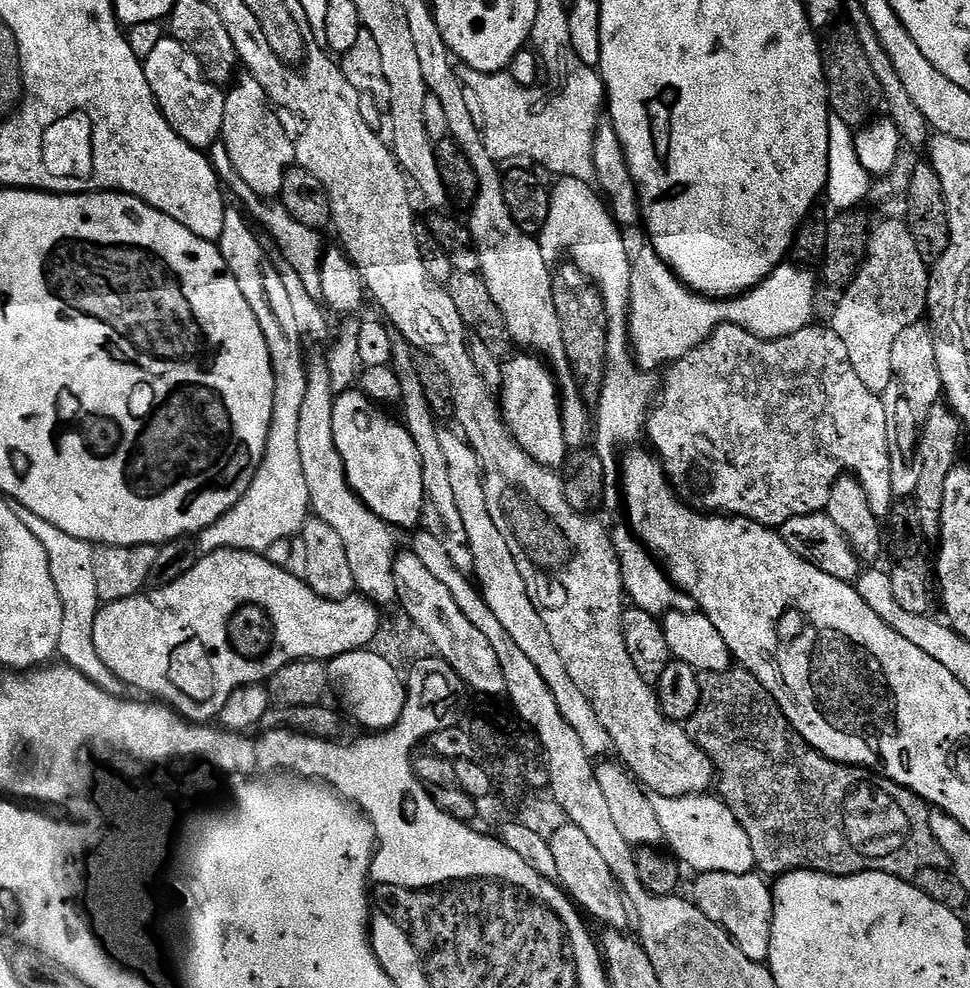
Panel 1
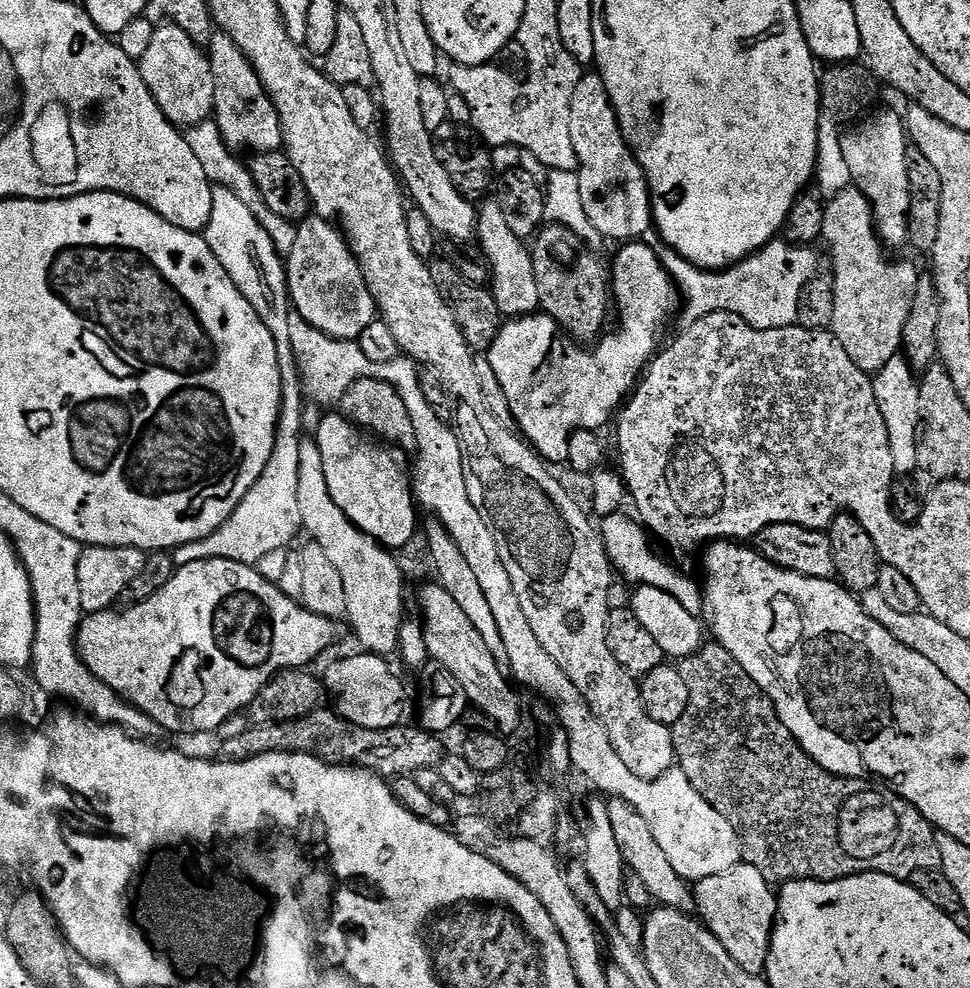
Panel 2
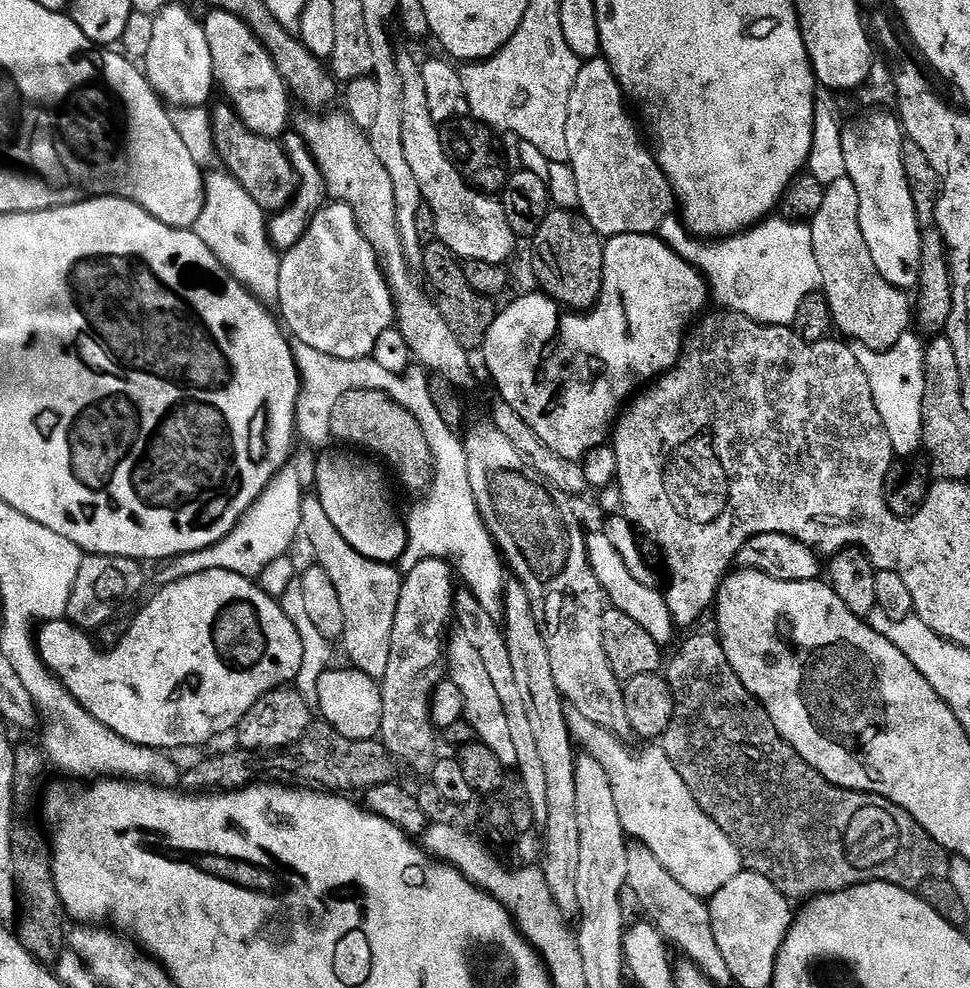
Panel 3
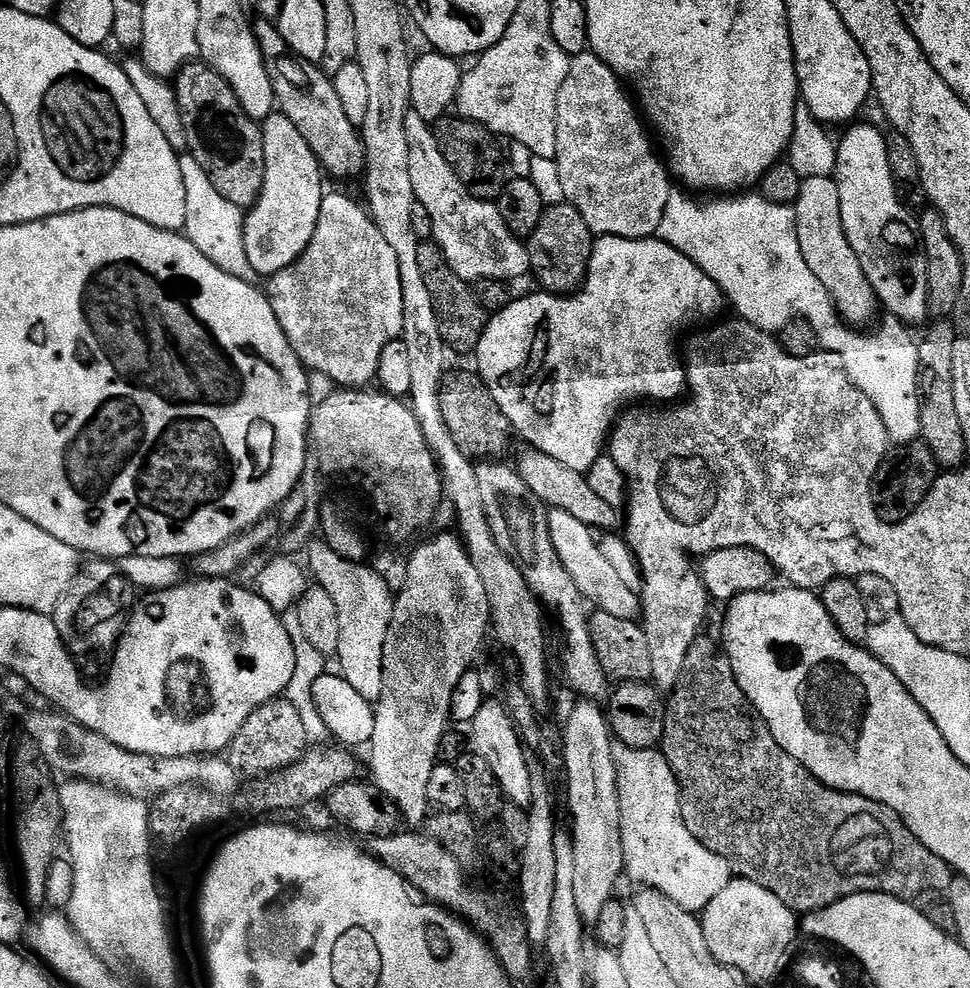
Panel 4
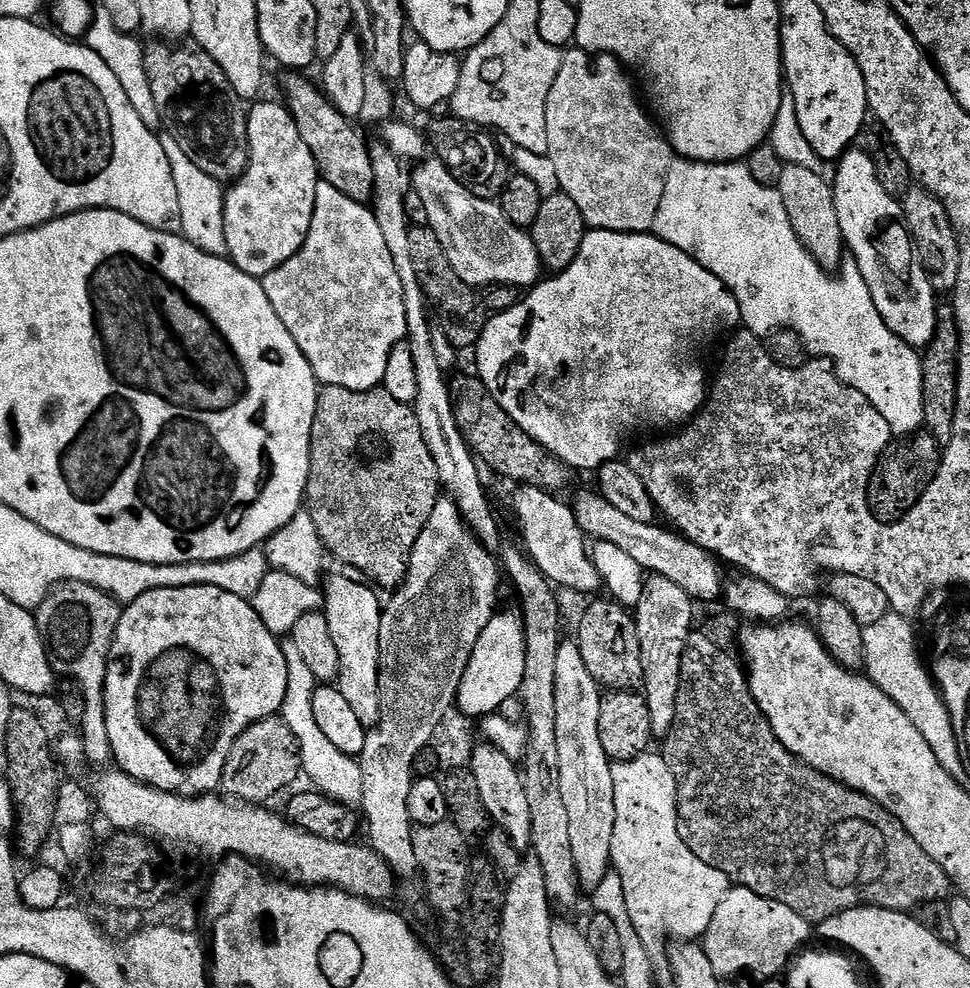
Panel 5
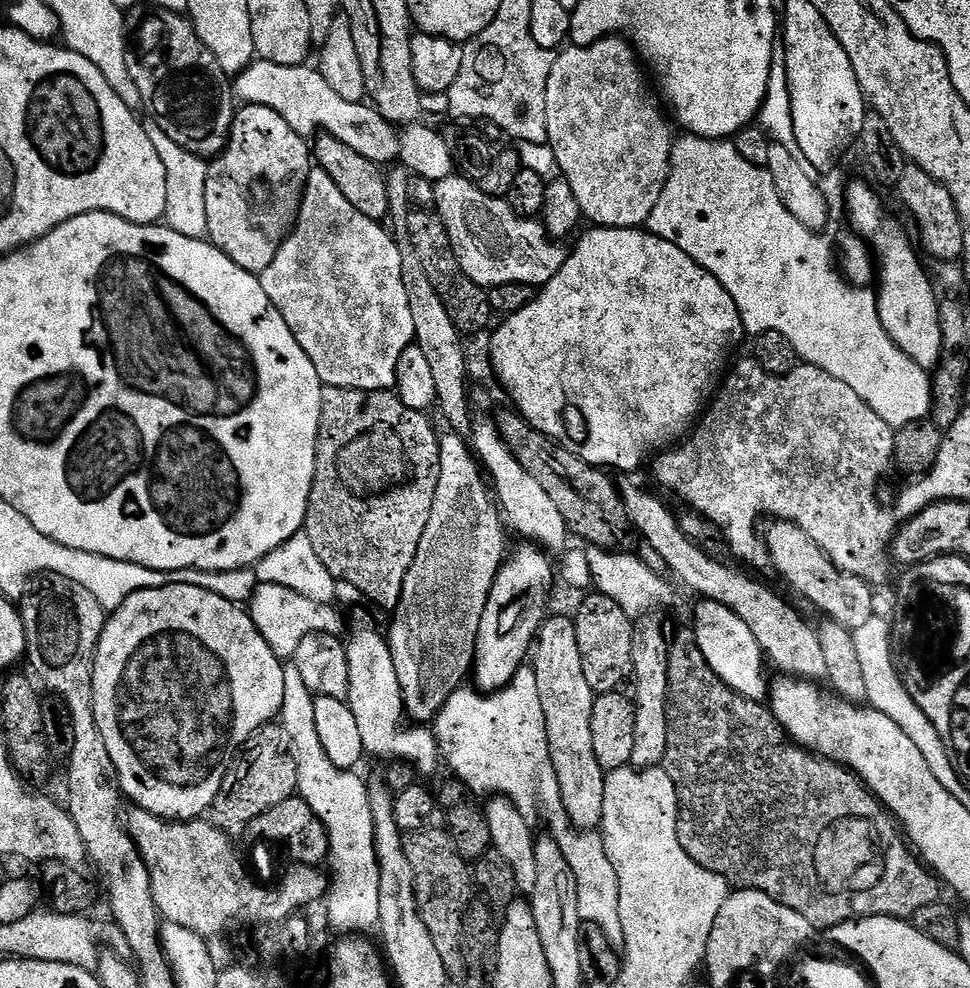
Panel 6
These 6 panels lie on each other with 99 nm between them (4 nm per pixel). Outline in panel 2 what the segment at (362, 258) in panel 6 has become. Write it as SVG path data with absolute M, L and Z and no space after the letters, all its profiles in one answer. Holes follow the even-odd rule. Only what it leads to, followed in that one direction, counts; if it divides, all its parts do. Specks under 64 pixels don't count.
M324 218L309 219L297 233L297 248L287 259L286 271L291 307L306 323L322 330L328 336L339 340L359 341L360 335L378 319L376 300L368 288L364 271L356 261L356 255L352 253L348 237L335 223Z

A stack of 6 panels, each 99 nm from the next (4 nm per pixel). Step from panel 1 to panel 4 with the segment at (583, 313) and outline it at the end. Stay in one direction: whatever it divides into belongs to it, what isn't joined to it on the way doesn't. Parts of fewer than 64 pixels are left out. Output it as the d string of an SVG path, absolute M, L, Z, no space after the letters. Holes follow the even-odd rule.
M570 203L549 204L542 214L542 222L526 240L531 271L540 279L539 287L553 294L571 294L583 285L588 277L592 257L594 233L586 226L586 218Z

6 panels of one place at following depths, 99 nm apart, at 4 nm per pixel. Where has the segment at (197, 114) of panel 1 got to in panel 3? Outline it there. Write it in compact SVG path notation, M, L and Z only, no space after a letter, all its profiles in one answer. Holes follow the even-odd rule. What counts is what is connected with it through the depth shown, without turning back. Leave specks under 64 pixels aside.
M173 2L154 16L154 34L150 41L150 50L146 50L142 61L142 71L148 78L148 85L156 91L156 95L165 105L177 108L203 108L212 96L212 88L217 87L214 74L214 60L210 58L210 42L206 42L204 25L199 19L195 20L180 2Z

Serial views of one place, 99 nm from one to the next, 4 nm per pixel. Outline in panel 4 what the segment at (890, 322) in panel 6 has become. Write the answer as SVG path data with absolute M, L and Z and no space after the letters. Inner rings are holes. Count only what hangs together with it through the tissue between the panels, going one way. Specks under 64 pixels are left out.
M853 123L847 129L849 132L844 137L839 137L836 149L834 179L838 186L842 206L842 226L846 230L846 238L850 238L850 246L854 246L854 254L858 254L862 262L862 270L866 270L866 278L870 278L870 286L874 286L876 299L882 305L883 311L885 308L889 317L899 320L905 326L920 323L923 325L929 319L930 313L926 258L917 228L918 220L908 205L900 199L896 183L890 174L887 135L883 131L880 133L872 124L860 123Z

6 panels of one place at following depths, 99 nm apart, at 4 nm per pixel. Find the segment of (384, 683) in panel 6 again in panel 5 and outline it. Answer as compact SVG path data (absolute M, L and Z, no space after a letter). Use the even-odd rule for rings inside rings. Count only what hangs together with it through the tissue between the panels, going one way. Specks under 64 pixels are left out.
M330 576L323 581L322 591L326 615L330 622L330 634L334 634L334 644L338 646L338 687L342 698L350 702L360 721L365 726L375 726L380 723L380 707L383 700L380 693L380 631L384 617L382 600L380 604L379 598L376 597L377 589L369 586L363 579L351 580L348 576Z

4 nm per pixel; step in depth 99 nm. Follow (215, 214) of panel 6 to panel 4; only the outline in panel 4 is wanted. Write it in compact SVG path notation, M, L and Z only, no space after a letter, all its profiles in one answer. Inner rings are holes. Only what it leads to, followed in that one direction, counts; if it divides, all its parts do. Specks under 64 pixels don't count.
M273 110L262 122L262 127L266 170L260 197L247 209L244 218L244 237L247 257L257 275L271 278L292 265L310 244L326 189L320 160L310 150L306 138L298 134L298 126L294 126L284 112Z

